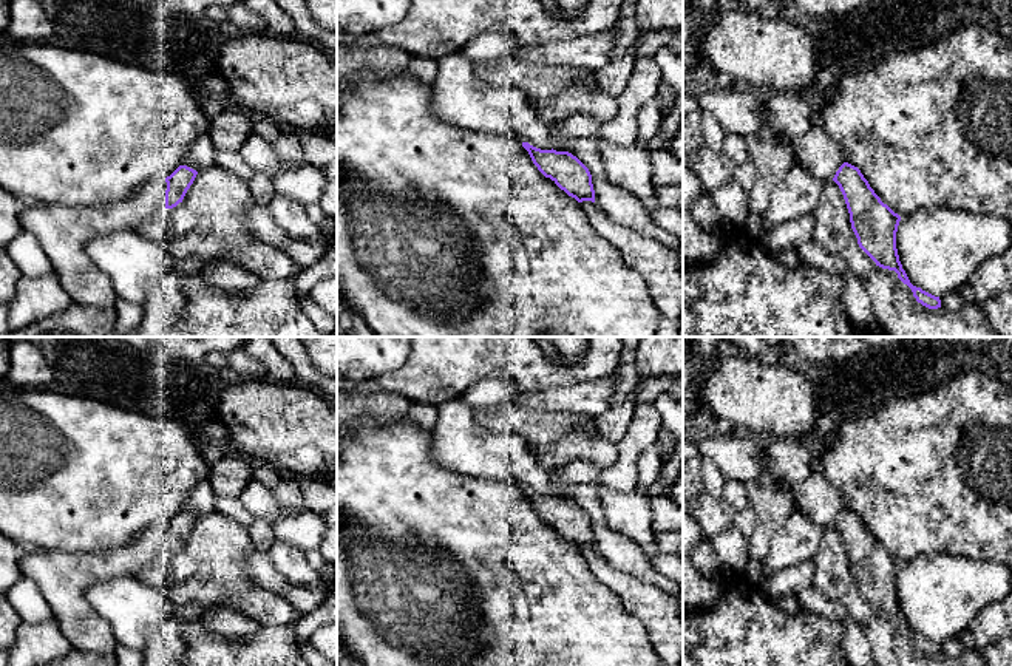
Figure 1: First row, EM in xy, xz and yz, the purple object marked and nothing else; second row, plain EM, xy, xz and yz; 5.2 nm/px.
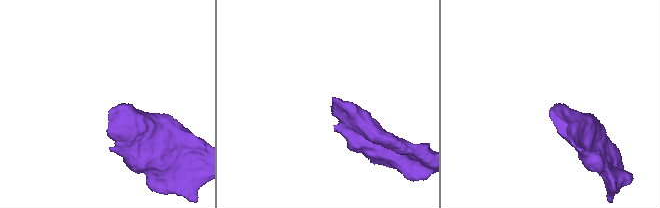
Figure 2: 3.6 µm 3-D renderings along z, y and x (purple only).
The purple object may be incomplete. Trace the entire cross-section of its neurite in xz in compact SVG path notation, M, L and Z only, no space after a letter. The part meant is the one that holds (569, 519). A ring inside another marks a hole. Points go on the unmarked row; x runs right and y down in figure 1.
M522 488L538 516L578 549L595 549L595 536L589 515L572 499L541 496Z

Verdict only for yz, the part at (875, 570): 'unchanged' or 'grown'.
unchanged

